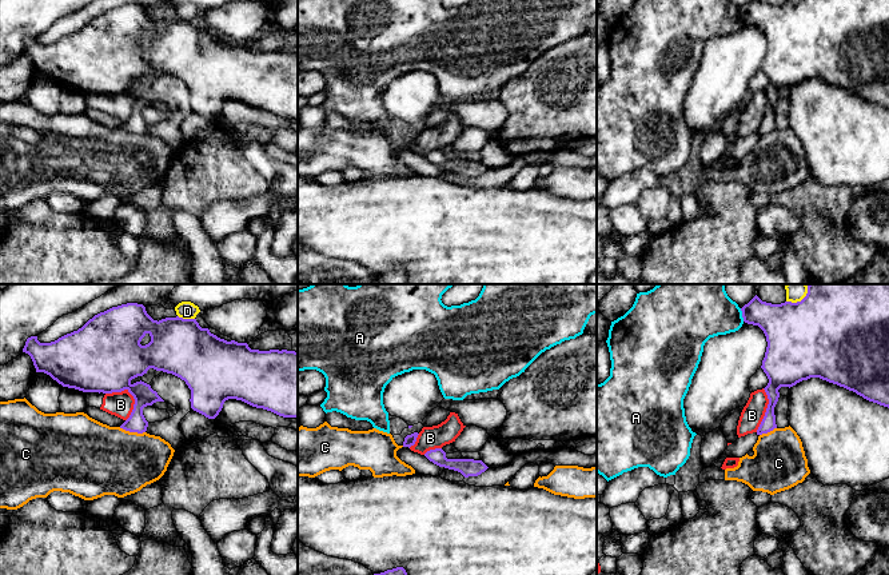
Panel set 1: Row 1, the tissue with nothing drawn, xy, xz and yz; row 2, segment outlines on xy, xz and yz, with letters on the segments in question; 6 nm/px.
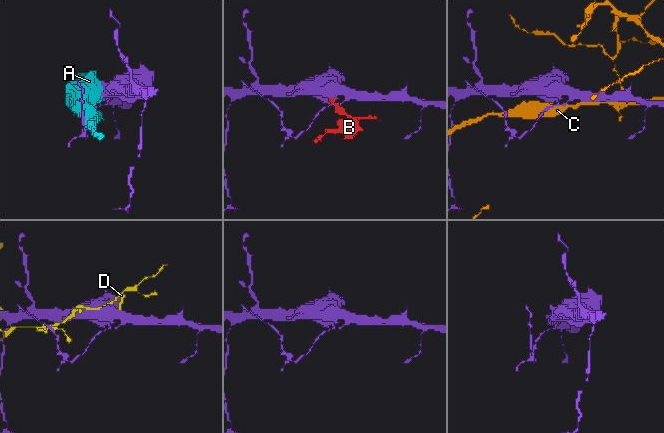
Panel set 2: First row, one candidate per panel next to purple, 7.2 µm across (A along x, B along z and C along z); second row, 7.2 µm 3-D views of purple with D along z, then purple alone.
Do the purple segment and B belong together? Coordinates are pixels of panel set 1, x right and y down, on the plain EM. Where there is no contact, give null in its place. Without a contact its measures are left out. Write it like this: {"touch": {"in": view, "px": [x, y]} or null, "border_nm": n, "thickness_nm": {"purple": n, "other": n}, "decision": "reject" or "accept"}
{"touch": {"in": "xy", "px": [131, 95]}, "border_nm": 220, "thickness_nm": {"purple": 380, "other": 150}, "decision": "reject"}

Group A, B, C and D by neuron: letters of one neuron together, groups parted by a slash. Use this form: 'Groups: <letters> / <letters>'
Groups: A / B / C / D

